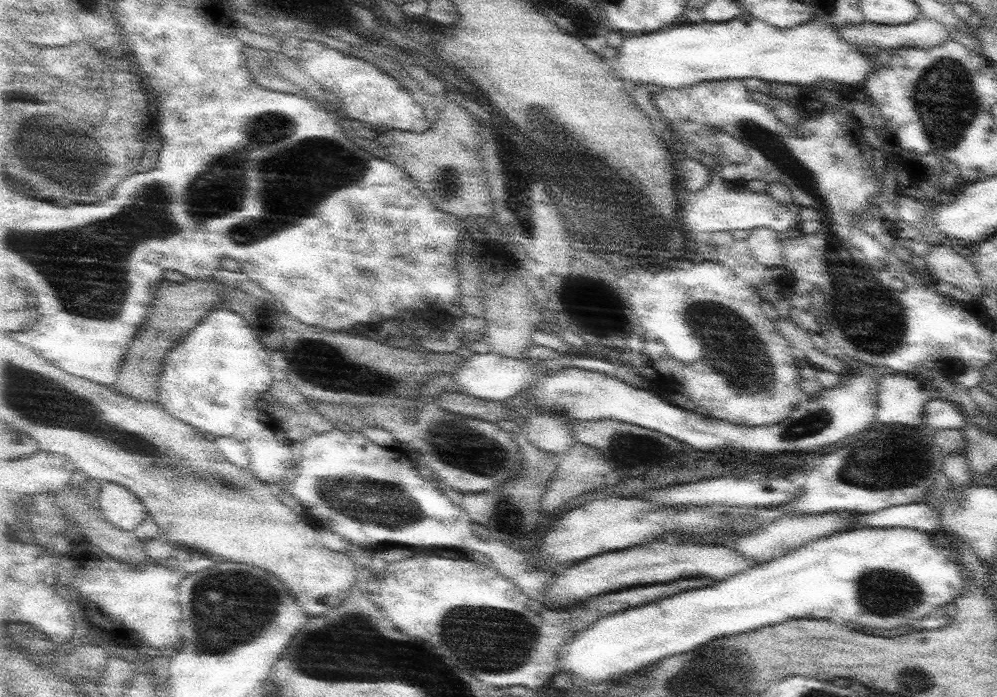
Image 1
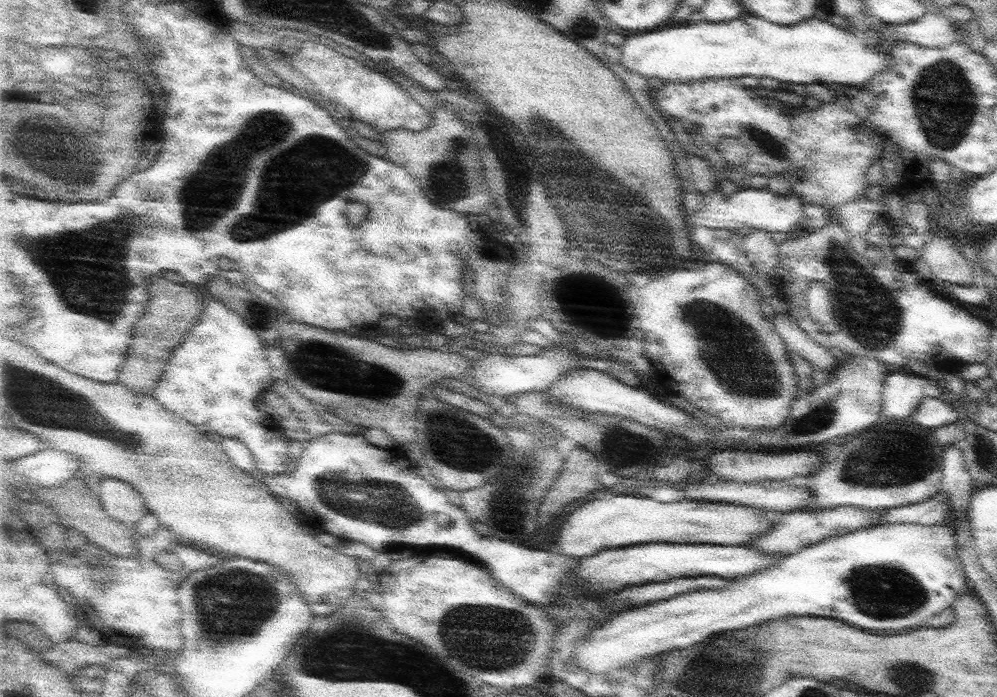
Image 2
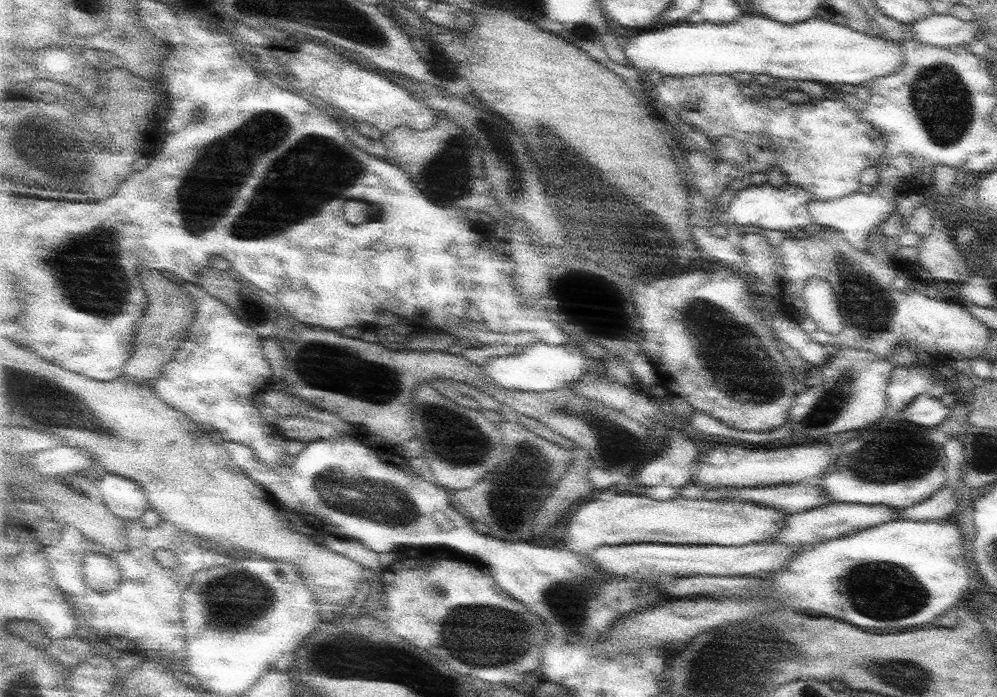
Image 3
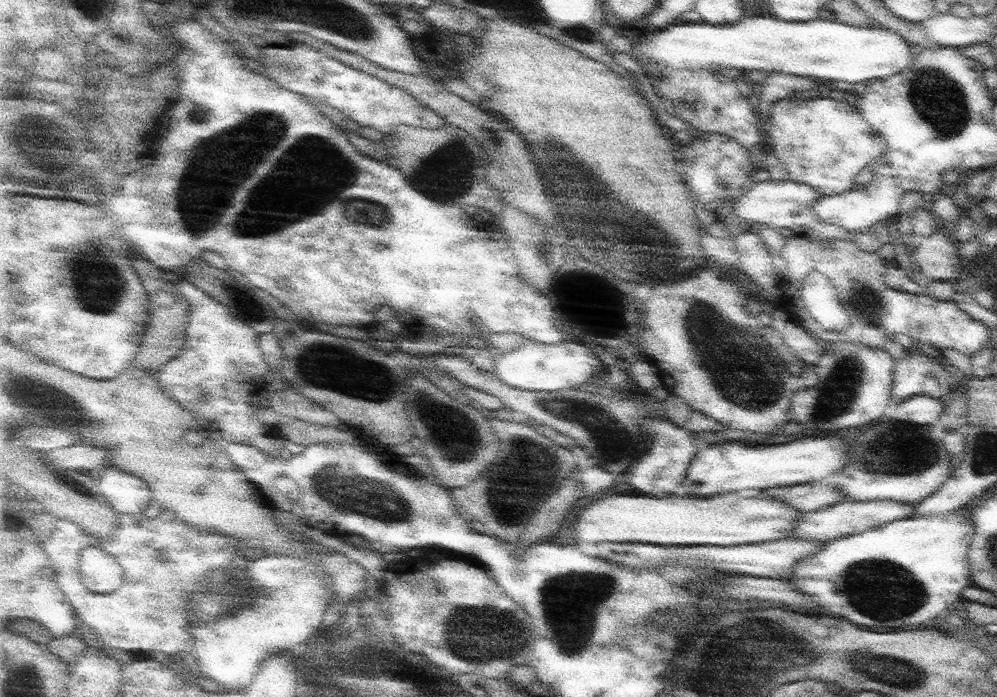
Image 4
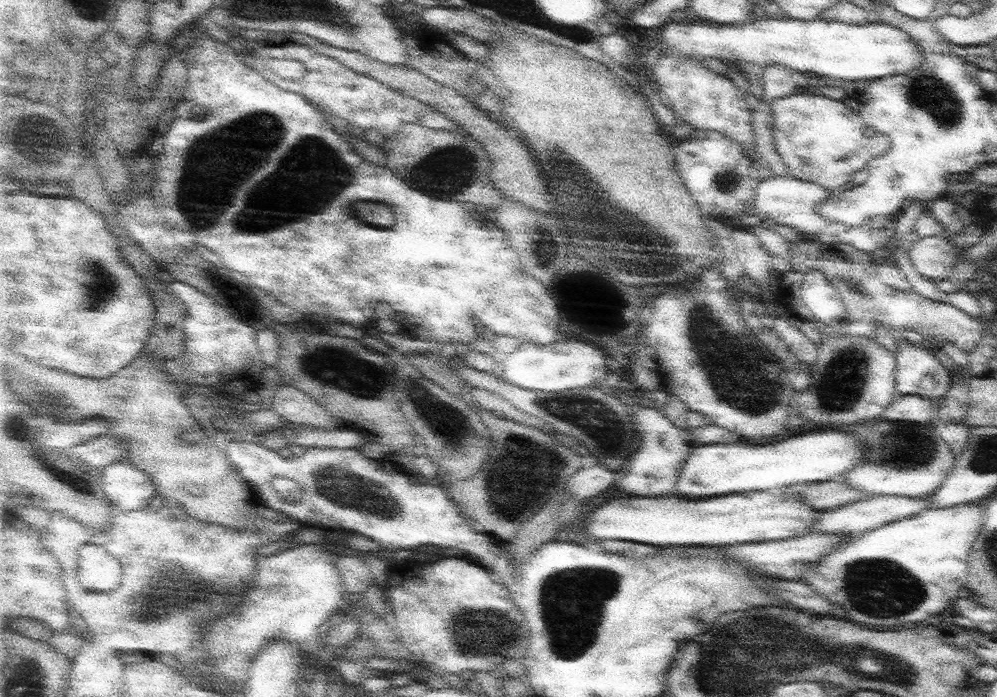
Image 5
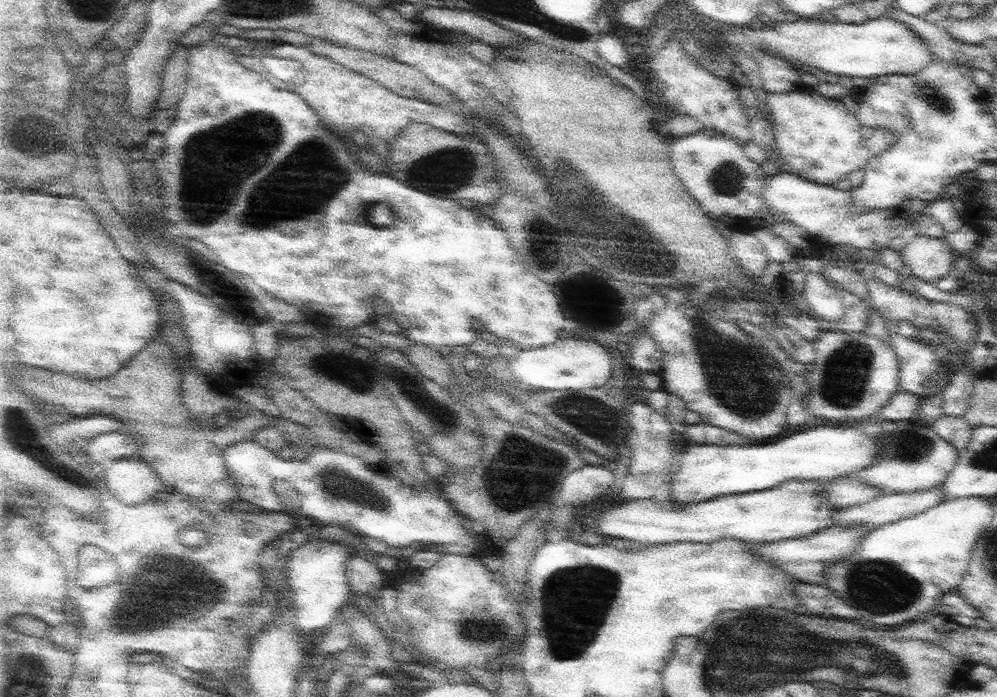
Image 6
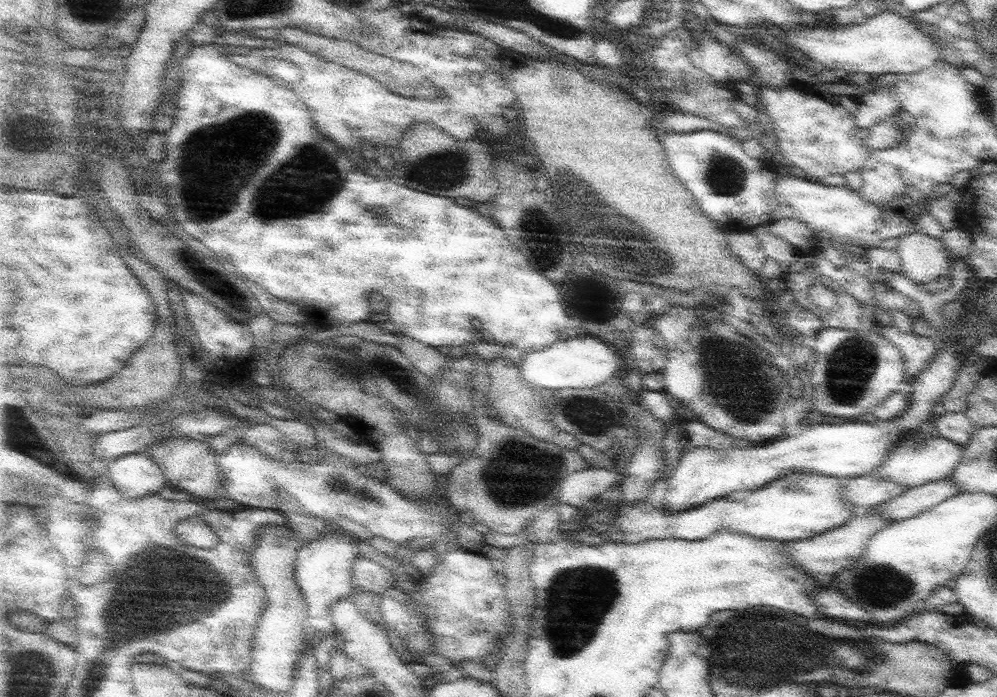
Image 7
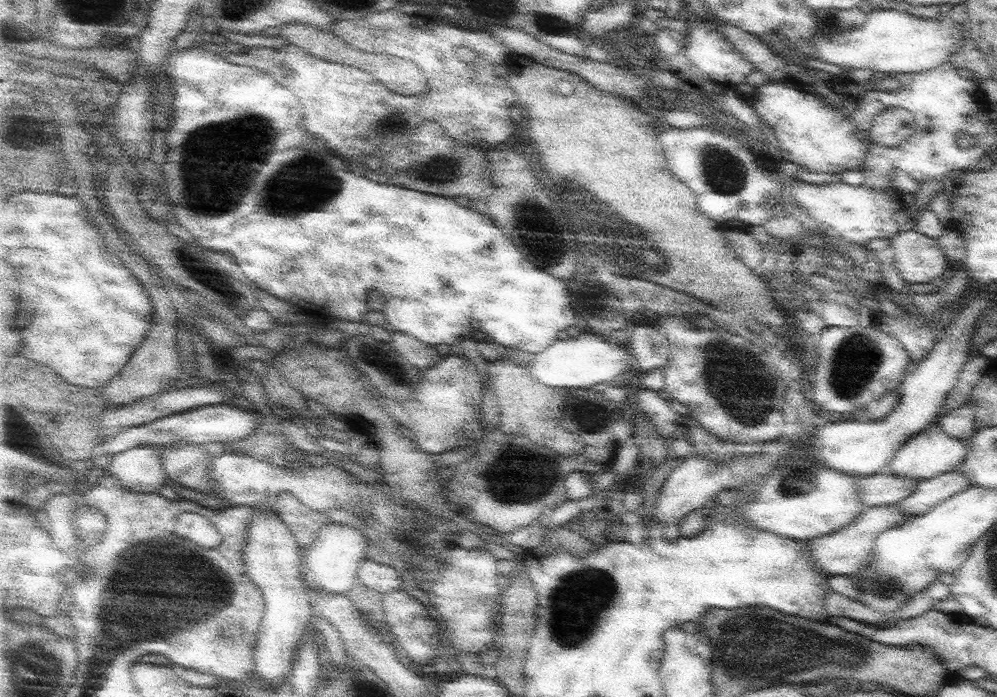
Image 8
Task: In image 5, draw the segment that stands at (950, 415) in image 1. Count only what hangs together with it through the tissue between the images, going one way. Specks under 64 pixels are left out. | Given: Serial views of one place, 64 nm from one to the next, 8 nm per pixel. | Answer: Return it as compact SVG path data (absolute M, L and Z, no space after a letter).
M918 394L896 396L893 402L884 411L886 420L908 420L908 422L930 422L932 424L932 410L936 404L931 397Z

